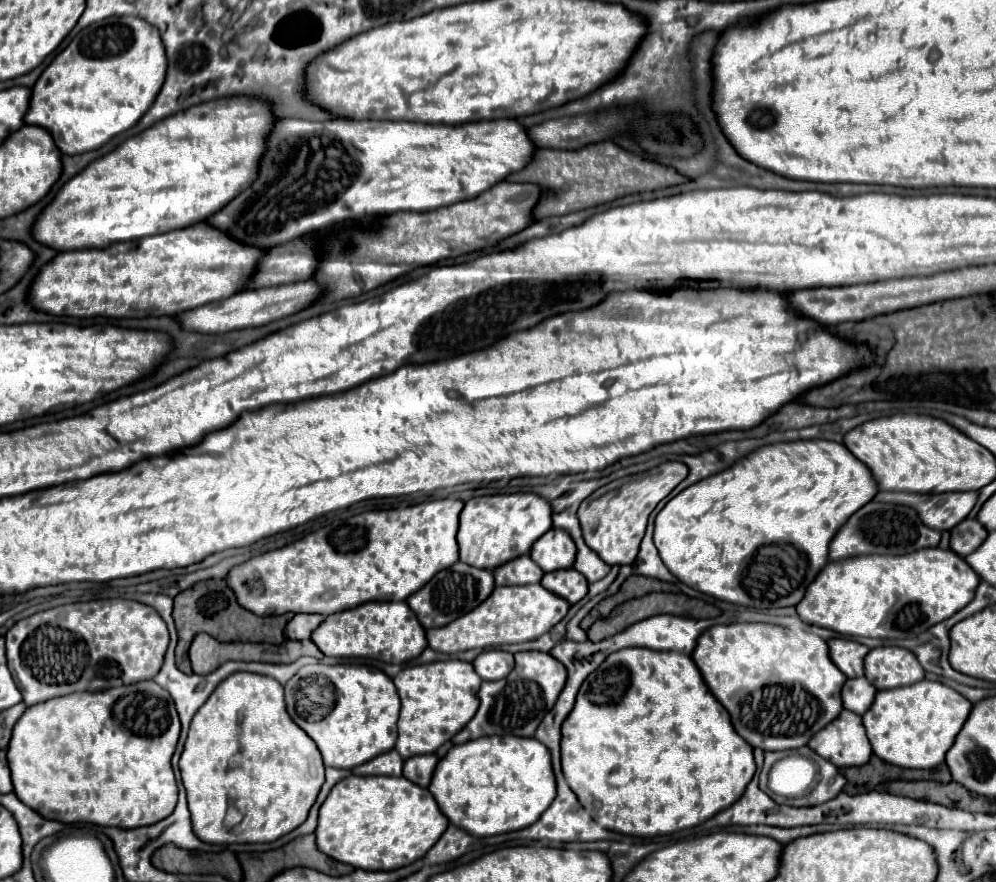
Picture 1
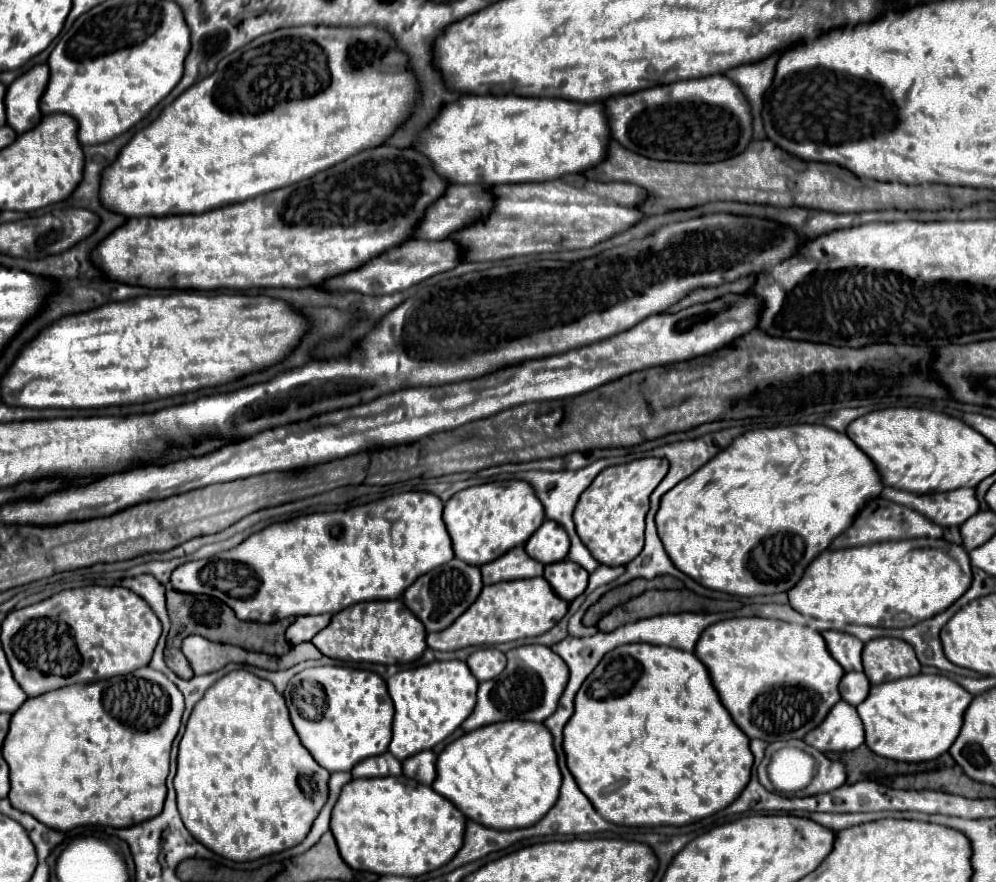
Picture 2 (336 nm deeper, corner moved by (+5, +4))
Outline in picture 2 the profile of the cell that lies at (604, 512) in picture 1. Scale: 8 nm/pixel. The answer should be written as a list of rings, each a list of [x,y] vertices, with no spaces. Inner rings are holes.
[[[641,458],[621,466],[605,468],[591,486],[579,496],[573,522],[579,538],[591,556],[605,566],[625,566],[643,550],[645,516],[649,512],[649,496],[665,478],[669,464],[665,458]]]

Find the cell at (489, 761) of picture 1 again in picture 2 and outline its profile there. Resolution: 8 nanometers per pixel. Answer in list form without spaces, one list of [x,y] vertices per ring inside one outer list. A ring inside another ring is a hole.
[[[509,720],[481,726],[451,742],[437,758],[437,782],[433,782],[431,788],[451,800],[469,820],[495,830],[513,830],[537,824],[549,808],[553,808],[559,798],[561,780],[563,776],[553,748],[553,736],[547,726],[539,722]]]

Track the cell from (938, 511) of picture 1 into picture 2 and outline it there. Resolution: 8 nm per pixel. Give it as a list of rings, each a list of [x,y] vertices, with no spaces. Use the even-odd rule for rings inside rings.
[[[883,488],[883,498],[901,502],[903,506],[913,506],[929,520],[937,522],[939,526],[961,526],[967,518],[971,518],[979,510],[979,502],[975,498],[975,488],[957,488],[951,492],[937,492],[937,494],[909,494],[893,488]]]

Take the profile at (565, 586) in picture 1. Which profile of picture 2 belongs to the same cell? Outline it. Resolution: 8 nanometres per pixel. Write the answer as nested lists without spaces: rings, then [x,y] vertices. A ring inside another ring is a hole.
[[[561,560],[545,566],[545,580],[551,584],[551,588],[557,592],[559,598],[571,602],[585,592],[589,574],[579,564],[571,560]]]

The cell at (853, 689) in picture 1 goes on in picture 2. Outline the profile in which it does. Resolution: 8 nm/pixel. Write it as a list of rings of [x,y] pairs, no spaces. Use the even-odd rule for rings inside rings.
[[[847,672],[839,684],[843,700],[849,702],[851,706],[861,704],[867,698],[869,688],[871,688],[871,682],[867,680],[867,676],[863,672]]]

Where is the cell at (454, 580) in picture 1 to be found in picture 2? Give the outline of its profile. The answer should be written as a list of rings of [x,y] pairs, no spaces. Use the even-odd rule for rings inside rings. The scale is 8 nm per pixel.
[[[453,558],[451,562],[423,574],[417,578],[403,594],[405,606],[413,610],[413,614],[425,624],[427,632],[441,632],[451,626],[479,596],[483,588],[481,572],[477,566],[467,566],[465,562]]]

